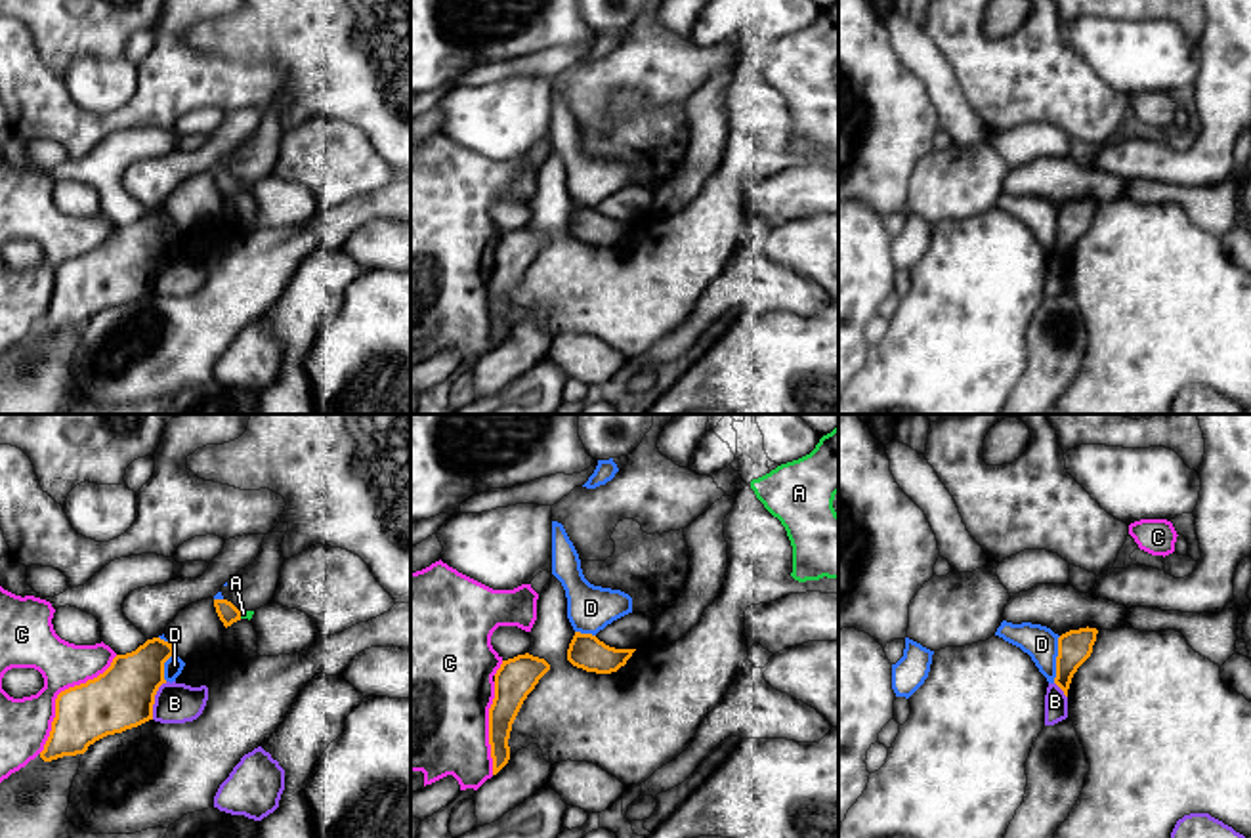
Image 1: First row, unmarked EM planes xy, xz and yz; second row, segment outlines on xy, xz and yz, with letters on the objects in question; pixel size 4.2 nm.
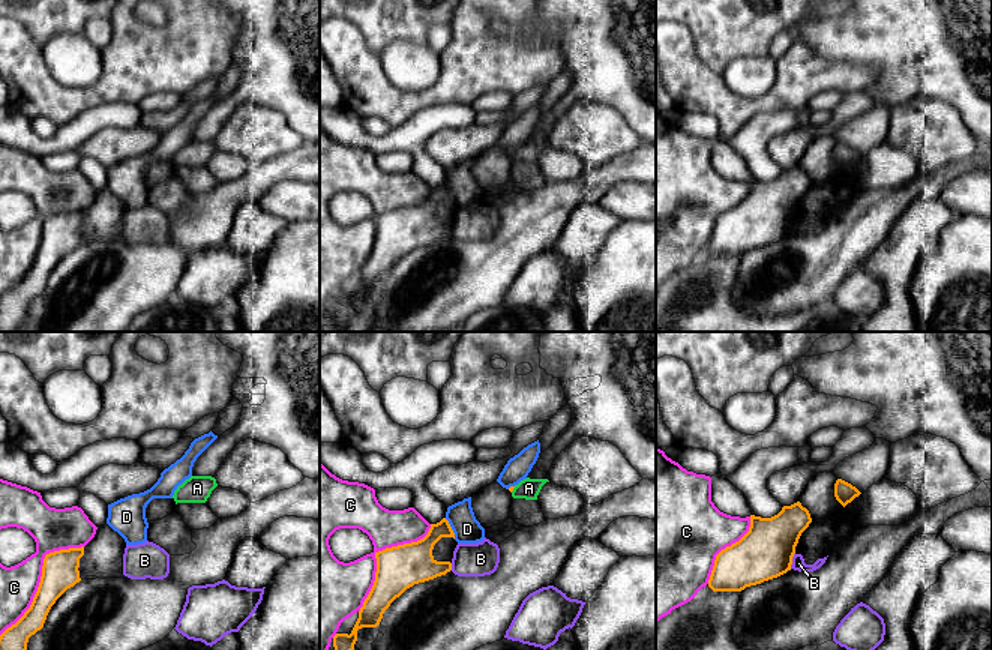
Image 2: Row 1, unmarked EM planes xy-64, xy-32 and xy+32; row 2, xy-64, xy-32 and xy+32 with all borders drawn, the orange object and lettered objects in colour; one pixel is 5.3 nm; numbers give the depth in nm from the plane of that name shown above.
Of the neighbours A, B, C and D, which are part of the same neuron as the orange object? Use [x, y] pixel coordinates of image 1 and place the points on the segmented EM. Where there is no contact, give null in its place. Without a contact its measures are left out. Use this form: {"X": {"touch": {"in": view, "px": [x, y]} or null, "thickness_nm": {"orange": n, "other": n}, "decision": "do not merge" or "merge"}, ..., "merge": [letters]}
{"A": {"touch": {"in": "xy", "px": [239, 615]}, "thickness_nm": {"orange": 90, "other": 30}, "decision": "do not merge"}, "B": {"touch": {"in": "xy", "px": [153, 699]}, "thickness_nm": {"orange": 260, "other": 180}, "decision": "do not merge"}, "C": {"touch": {"in": "xy", "px": [60, 693]}, "thickness_nm": {"orange": 260, "other": 220}, "decision": "do not merge"}, "D": {"touch": {"in": "yz", "px": [1057, 659]}, "thickness_nm": {"orange": 140, "other": 140}, "decision": "do not merge"}, "merge": []}

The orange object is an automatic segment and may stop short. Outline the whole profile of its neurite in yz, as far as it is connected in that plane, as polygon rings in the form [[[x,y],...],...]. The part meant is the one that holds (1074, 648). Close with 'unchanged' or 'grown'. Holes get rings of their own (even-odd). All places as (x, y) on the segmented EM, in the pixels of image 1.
[[[1096,628],[1070,630],[1058,638],[1056,678],[1054,683],[1068,697],[1068,689],[1077,668],[1091,657],[1096,641]]] | unchanged

